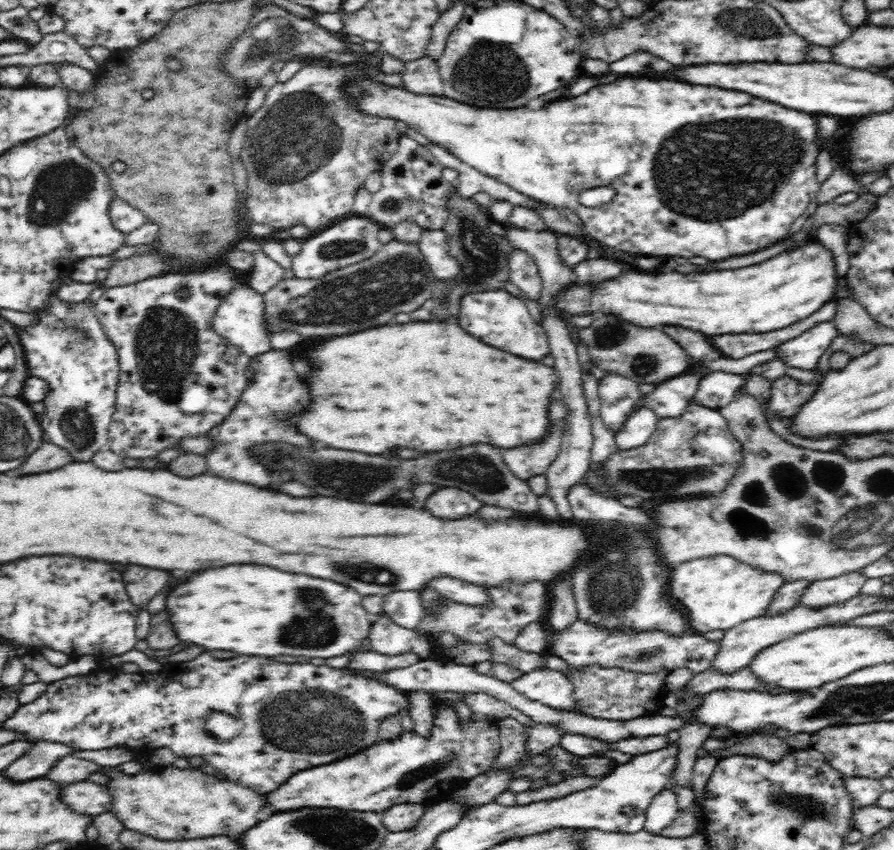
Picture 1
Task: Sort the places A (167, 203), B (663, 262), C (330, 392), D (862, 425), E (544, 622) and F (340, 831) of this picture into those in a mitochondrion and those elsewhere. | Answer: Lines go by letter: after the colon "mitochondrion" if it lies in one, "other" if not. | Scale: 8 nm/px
A: mitochondrion
B: other
C: other
D: other
E: other
F: mitochondrion

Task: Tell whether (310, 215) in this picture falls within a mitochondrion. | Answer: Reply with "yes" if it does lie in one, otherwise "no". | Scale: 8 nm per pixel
no

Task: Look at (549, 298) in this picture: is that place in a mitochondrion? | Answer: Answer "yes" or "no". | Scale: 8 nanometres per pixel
no

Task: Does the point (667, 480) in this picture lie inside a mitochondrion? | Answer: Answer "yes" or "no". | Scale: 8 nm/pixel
yes

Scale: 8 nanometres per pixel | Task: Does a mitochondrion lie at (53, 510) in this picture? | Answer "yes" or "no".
no

